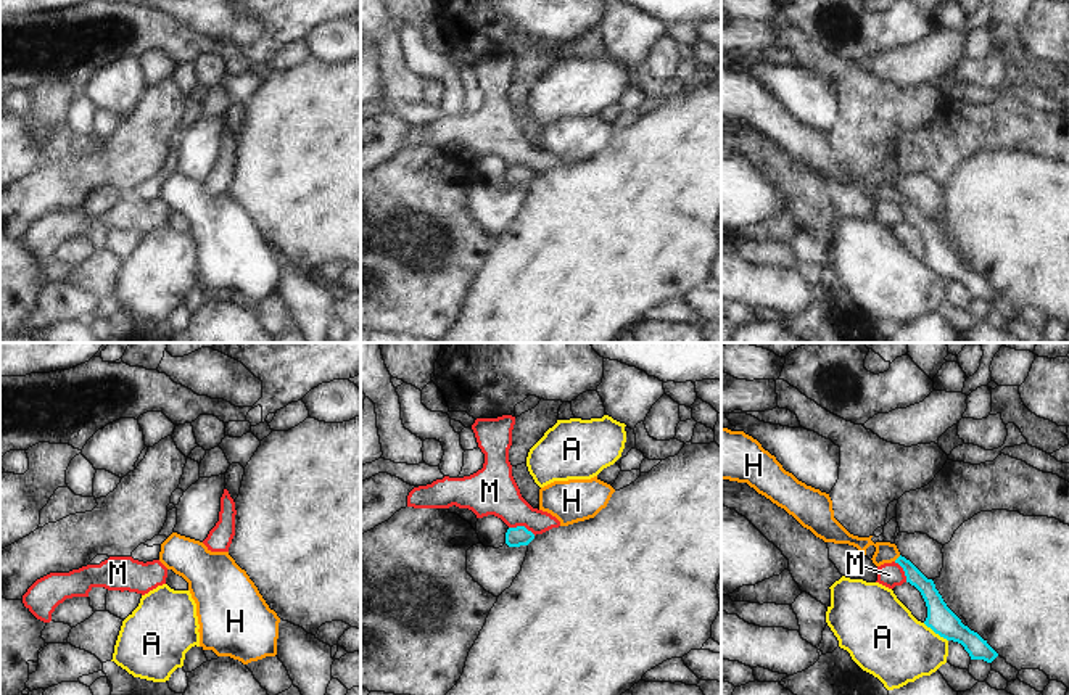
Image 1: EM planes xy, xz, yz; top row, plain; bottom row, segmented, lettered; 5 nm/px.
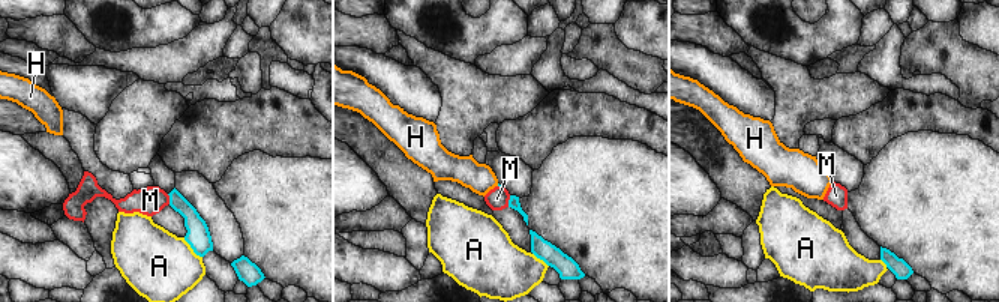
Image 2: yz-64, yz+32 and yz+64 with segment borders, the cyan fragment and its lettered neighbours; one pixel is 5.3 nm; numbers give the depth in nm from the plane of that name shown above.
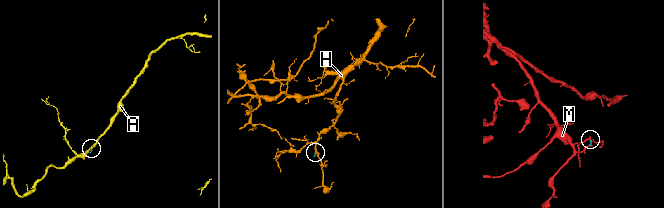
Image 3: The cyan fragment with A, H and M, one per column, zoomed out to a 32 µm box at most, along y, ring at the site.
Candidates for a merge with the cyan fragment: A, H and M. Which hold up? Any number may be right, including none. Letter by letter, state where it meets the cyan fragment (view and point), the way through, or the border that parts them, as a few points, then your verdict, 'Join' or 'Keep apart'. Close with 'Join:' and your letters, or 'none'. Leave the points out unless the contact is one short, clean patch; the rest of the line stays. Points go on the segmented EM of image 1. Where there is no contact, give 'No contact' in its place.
A: Touches cyan at yz (936, 633). Boundary: yz (923, 623), (947, 641). Keep apart
H: Touches cyan at yz (899, 557). Path across: yz (931, 596), (899, 557), (886, 552). Join
M: Touches cyan at xz (522, 526). Boundary: xz (509, 526), (525, 526), (535, 534). Keep apart
Join: H

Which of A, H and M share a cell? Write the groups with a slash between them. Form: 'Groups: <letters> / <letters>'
Groups: A / H / M

